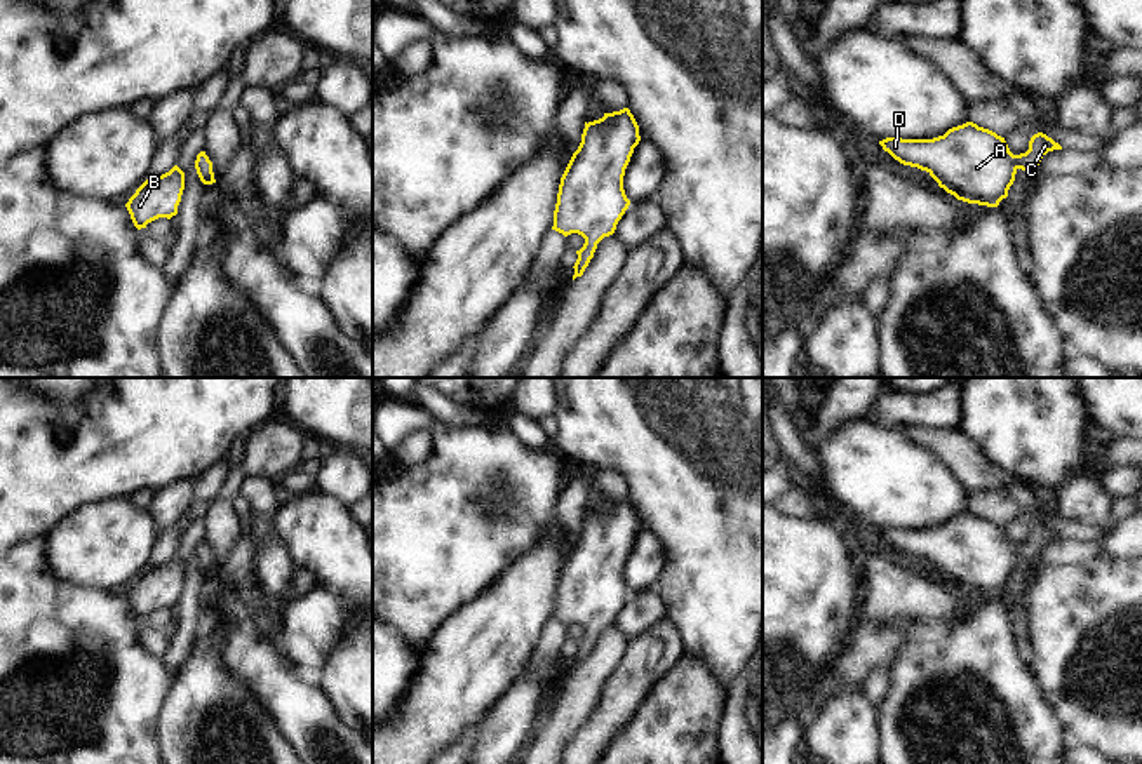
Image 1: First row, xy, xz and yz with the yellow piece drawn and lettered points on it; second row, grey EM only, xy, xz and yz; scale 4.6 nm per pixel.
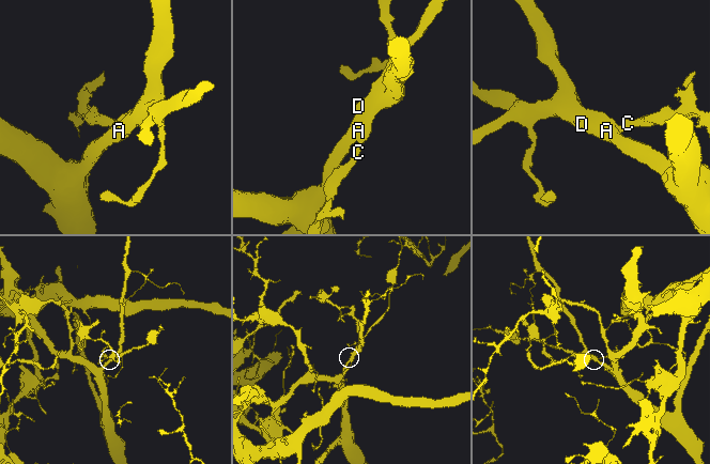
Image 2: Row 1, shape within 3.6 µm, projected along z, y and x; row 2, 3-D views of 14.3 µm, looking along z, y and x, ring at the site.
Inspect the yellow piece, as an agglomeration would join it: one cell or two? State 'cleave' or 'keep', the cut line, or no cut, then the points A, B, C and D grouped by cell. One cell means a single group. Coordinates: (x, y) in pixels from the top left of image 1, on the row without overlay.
keep | no cut | A B C D

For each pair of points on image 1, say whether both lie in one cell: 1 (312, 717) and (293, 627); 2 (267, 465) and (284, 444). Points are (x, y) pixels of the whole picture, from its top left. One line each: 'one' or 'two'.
1: two
2: one

